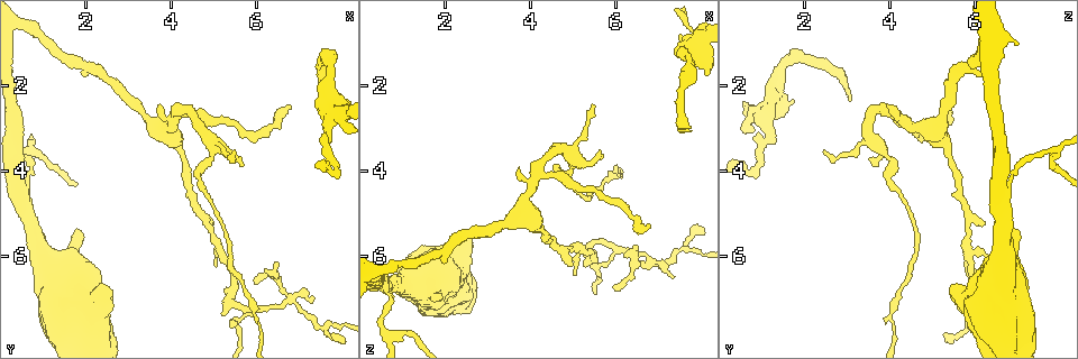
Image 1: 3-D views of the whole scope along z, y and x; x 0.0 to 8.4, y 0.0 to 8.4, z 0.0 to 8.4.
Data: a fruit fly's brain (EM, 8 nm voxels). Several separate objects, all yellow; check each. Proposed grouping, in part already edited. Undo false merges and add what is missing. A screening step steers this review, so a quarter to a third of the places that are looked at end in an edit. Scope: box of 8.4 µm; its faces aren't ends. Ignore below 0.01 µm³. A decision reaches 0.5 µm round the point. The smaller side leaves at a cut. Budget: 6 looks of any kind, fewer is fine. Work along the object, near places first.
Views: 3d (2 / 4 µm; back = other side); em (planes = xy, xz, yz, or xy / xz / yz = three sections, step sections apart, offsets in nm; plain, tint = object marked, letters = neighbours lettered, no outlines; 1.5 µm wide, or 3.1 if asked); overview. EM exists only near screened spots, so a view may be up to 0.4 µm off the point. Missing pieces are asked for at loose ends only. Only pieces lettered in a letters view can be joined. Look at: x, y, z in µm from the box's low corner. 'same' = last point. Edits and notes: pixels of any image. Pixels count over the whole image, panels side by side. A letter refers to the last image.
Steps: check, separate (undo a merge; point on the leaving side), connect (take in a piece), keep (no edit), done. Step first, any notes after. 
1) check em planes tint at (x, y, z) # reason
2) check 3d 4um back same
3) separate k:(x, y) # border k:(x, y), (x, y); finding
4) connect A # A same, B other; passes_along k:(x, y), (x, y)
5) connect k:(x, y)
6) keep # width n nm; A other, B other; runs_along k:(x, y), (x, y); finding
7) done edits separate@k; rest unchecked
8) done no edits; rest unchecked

check 3d 2um at (4.15, 2.60, 4.10) # three arms meet

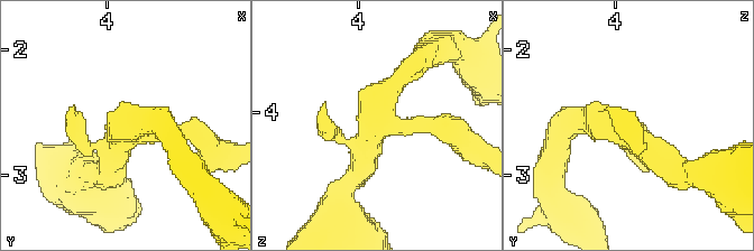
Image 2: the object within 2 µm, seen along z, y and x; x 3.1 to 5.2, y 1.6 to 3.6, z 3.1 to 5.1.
check em planes letters at (4.14, 2.62, 4.04) # arms 3; arm_widths 220, 220, 260 nm

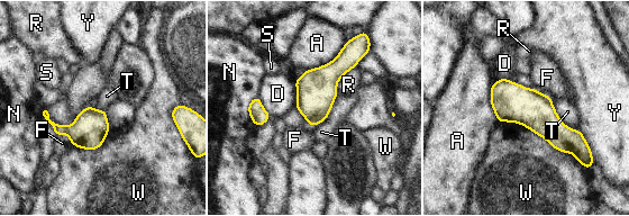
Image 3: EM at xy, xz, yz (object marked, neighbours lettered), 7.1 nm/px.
keep # A other, D other, F other, N other, R other, S other, T other, W other, Y other; border 3:(499, 122), (522, 124), (583, 165); one neuron here

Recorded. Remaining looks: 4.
check em planes plain at (7.90, 3.95, 0.85) # abrupt turn

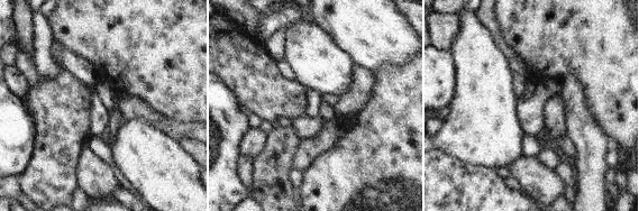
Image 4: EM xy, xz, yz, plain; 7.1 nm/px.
check em planes letters same

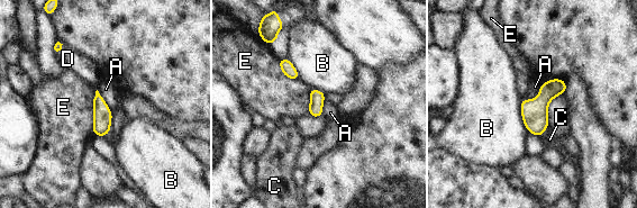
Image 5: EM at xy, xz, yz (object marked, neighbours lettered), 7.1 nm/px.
keep # A other, B other, C other, D other, E other; border 5:(540, 84), (539, 92), (527, 100); continuous, no second neuron

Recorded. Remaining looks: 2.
done no edits; rest unchecked

